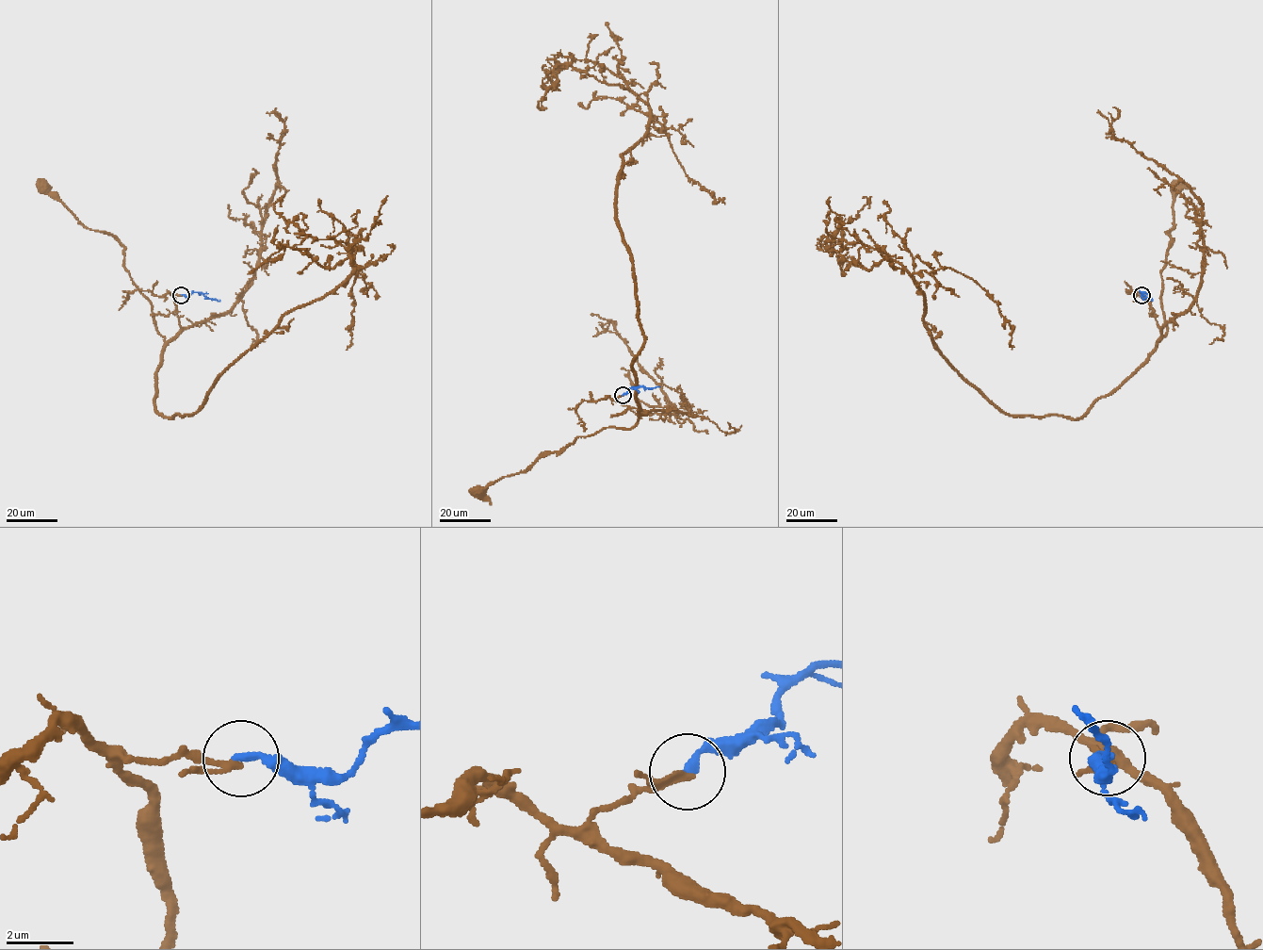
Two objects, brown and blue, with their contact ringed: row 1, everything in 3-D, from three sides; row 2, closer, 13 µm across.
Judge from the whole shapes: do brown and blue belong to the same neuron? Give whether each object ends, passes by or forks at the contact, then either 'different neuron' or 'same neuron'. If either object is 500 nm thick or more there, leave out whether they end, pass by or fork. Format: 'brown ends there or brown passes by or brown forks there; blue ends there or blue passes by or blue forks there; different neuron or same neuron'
brown ends there; blue ends there; same neuron

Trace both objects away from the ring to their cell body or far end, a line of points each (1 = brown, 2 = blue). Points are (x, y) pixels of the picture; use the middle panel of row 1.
1: (623, 396), (616, 401), (645, 411), (630, 429), (608, 427), (578, 436), (525, 470), (477, 489)
2: (623, 395), (633, 386), (659, 386)

